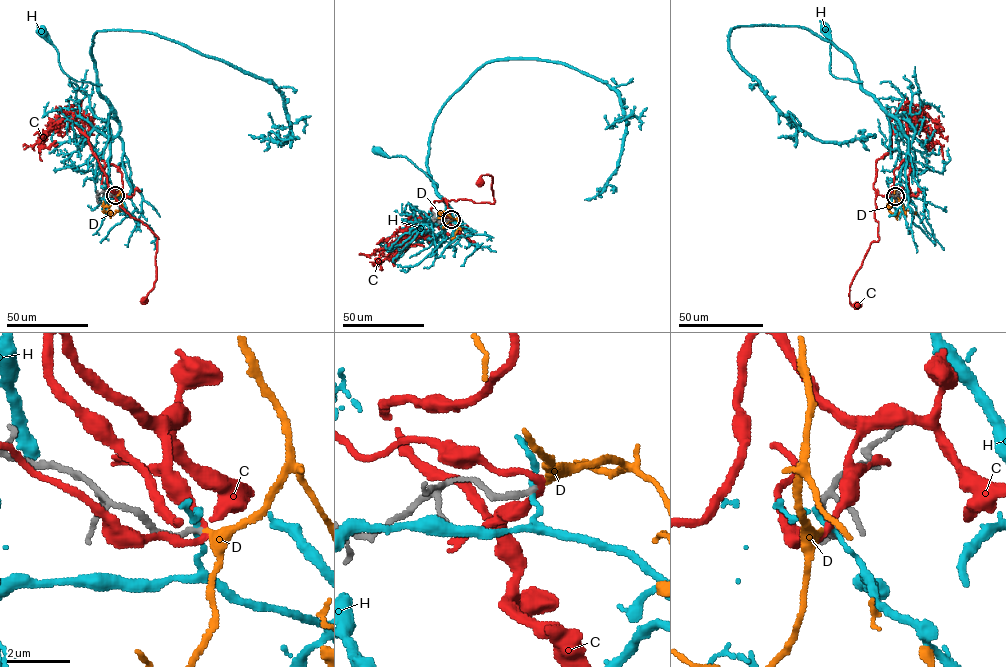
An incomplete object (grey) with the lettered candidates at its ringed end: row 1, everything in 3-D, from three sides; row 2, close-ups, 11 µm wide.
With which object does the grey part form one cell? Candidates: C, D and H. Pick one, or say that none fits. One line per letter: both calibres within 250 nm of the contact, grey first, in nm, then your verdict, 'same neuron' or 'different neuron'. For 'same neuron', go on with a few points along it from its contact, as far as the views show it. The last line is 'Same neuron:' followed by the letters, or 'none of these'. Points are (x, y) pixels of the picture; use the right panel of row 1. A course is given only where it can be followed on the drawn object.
C: 180/220 nm | different neuron
D: 170/280 nm | same neuron | via (895, 197), (889, 210), (896, 215), (905, 206)
H: 190/140 nm | different neuron
Same neuron: D

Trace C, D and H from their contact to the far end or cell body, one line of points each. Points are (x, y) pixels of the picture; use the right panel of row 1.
C: (896, 196), (893, 186), (877, 194), (876, 161), (903, 119), (925, 126), (928, 146), (919, 143)
D: (895, 197), (889, 210), (896, 215), (905, 206)
H: (896, 197), (903, 201), (907, 195), (908, 138), (862, 81), (830, 73), (830, 37), (824, 27)

